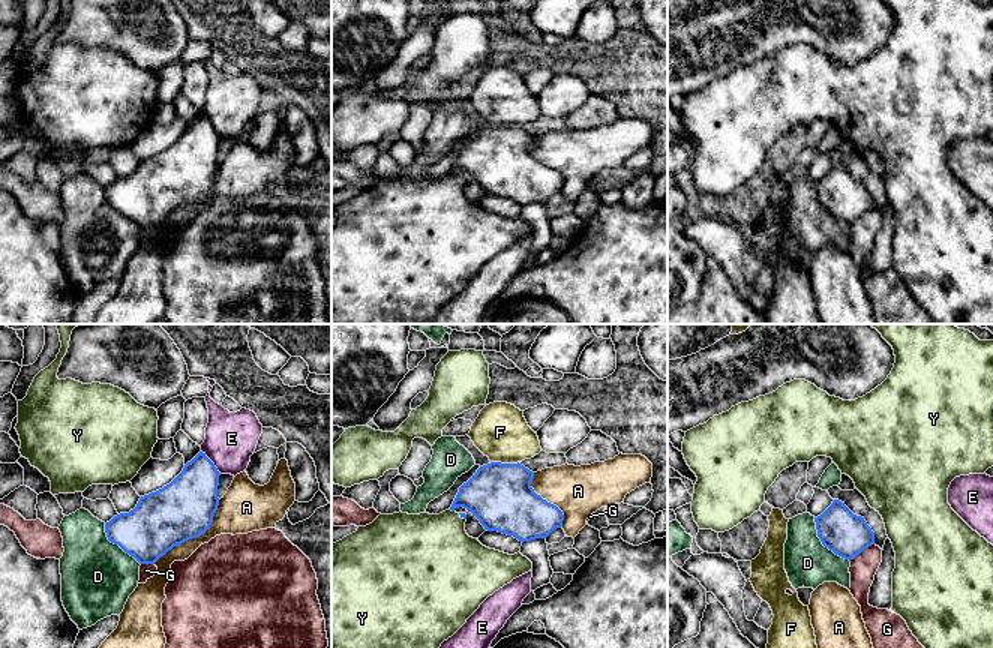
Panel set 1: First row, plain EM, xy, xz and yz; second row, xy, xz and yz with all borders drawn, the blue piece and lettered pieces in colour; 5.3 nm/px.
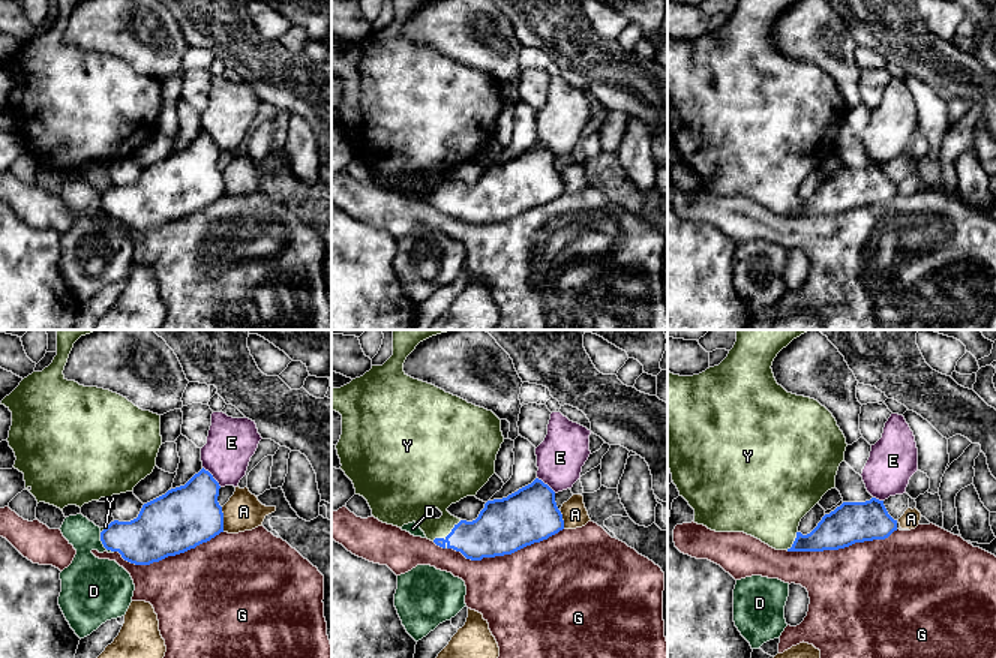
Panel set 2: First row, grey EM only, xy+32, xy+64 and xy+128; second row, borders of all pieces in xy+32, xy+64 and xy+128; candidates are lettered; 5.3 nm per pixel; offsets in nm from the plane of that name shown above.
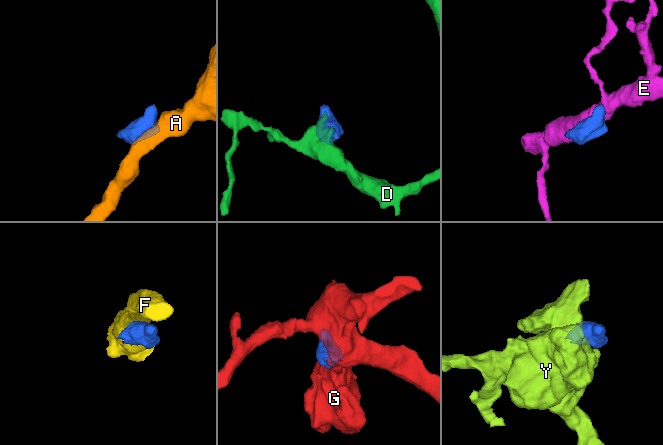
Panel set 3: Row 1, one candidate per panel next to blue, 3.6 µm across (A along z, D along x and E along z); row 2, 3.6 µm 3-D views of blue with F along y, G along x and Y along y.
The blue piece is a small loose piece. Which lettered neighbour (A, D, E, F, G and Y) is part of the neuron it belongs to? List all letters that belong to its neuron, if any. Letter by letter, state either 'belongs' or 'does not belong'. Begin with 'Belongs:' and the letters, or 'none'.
Belongs: Y
A: does not belong
D: does not belong
E: does not belong
F: does not belong
G: does not belong
Y: belongs

